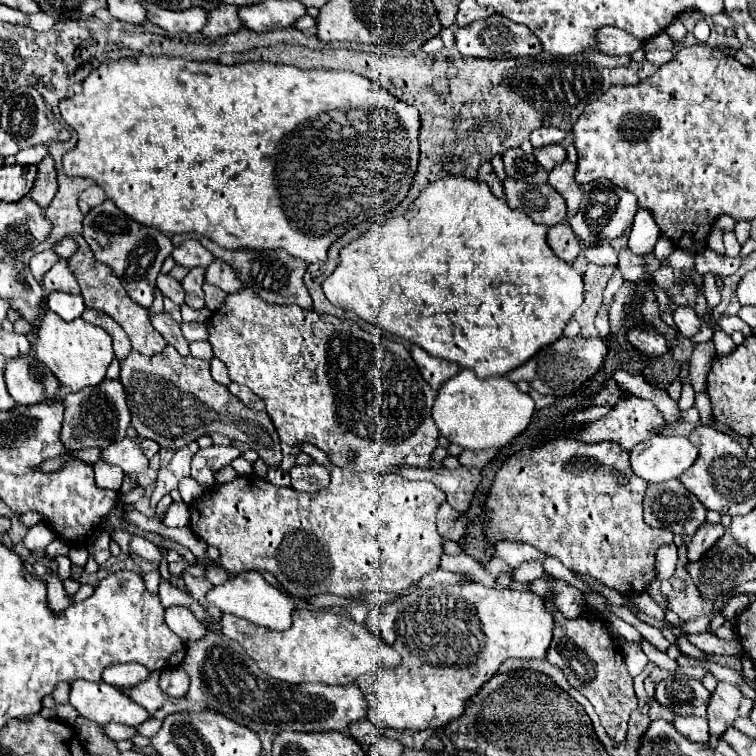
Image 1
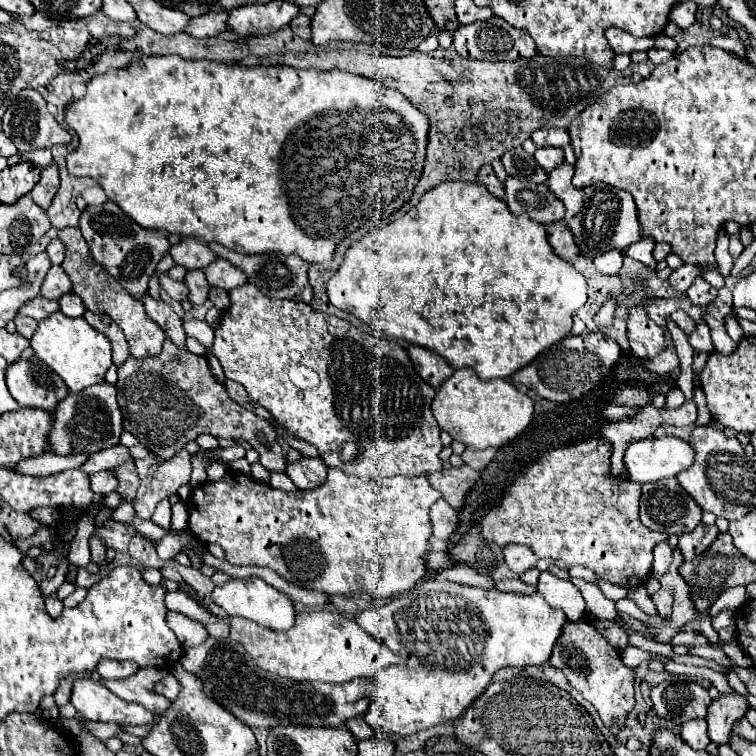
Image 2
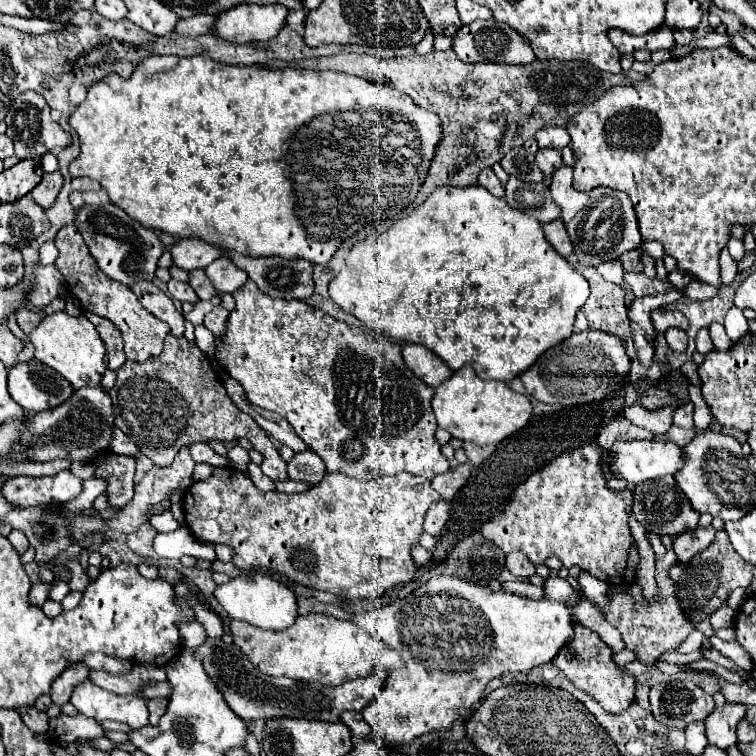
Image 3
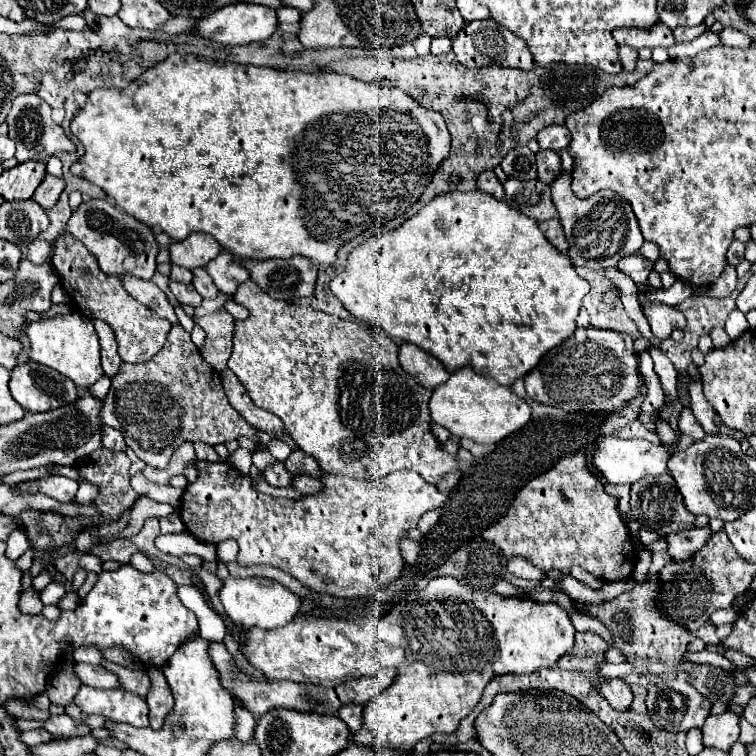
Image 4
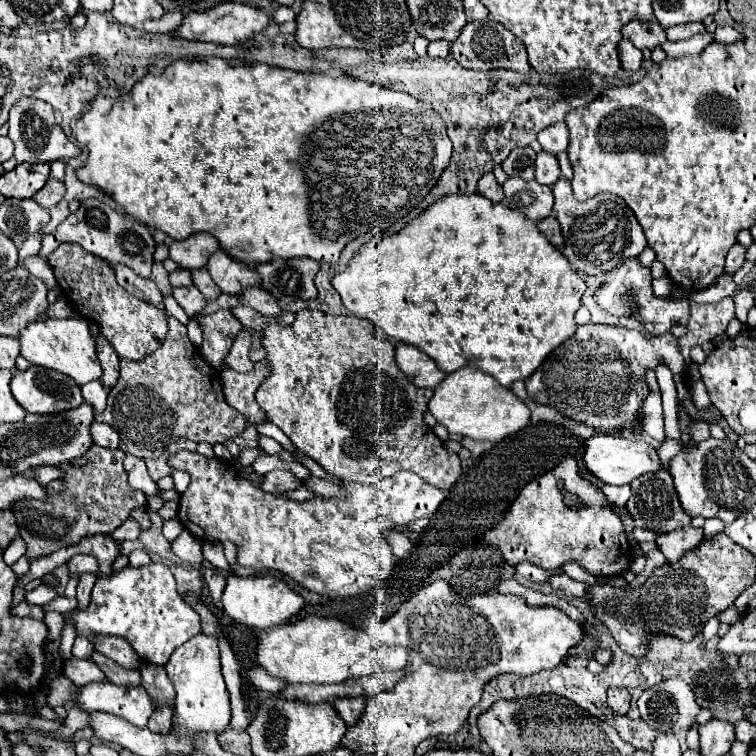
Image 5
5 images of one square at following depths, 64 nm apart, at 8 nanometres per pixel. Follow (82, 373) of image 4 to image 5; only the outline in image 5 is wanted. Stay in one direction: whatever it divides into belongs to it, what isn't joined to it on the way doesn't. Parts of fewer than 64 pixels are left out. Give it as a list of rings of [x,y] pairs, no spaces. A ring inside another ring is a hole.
[[[72,316],[64,320],[36,320],[20,332],[20,354],[36,366],[58,370],[84,386],[102,376],[102,368],[96,356],[96,336],[90,332],[90,324],[82,316]]]

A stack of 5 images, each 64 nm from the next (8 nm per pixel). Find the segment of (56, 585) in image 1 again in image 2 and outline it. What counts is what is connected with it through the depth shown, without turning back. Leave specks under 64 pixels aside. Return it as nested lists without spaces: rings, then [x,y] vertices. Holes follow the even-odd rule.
[[[50,594],[50,596],[46,596],[46,610],[48,610],[50,616],[56,618],[56,616],[62,614],[64,604],[62,604],[62,600],[60,600],[56,594]]]

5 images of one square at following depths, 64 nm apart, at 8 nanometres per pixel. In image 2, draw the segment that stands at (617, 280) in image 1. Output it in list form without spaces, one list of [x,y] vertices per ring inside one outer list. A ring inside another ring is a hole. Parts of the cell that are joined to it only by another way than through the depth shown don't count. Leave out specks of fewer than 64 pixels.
[[[610,298],[610,300],[600,308],[600,312],[594,316],[594,322],[600,326],[600,330],[606,330],[606,328],[602,328],[602,326],[610,326],[612,320],[614,320],[614,300]]]

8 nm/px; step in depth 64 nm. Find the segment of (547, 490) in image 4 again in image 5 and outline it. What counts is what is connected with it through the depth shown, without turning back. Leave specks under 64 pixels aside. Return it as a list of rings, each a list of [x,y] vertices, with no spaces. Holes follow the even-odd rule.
[[[572,456],[528,482],[510,504],[506,516],[494,528],[486,530],[484,540],[498,546],[512,566],[530,562],[540,568],[560,570],[566,562],[576,562],[594,576],[620,576],[628,570],[626,560],[630,558],[630,544],[622,520],[610,508],[602,490],[582,478],[578,460]],[[564,490],[578,496],[582,502],[578,510],[566,506]]]

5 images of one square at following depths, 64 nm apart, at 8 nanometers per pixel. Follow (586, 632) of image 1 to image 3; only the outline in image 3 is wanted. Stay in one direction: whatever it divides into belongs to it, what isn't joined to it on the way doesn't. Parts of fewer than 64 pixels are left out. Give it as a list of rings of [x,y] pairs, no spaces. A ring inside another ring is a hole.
[[[574,624],[574,638],[560,648],[560,652],[554,656],[552,664],[566,674],[566,678],[580,688],[582,692],[590,694],[608,714],[618,716],[622,714],[632,702],[634,702],[634,688],[636,688],[636,678],[622,670],[614,660],[612,660],[612,650],[606,642],[600,640],[596,632],[592,632],[586,626]]]

